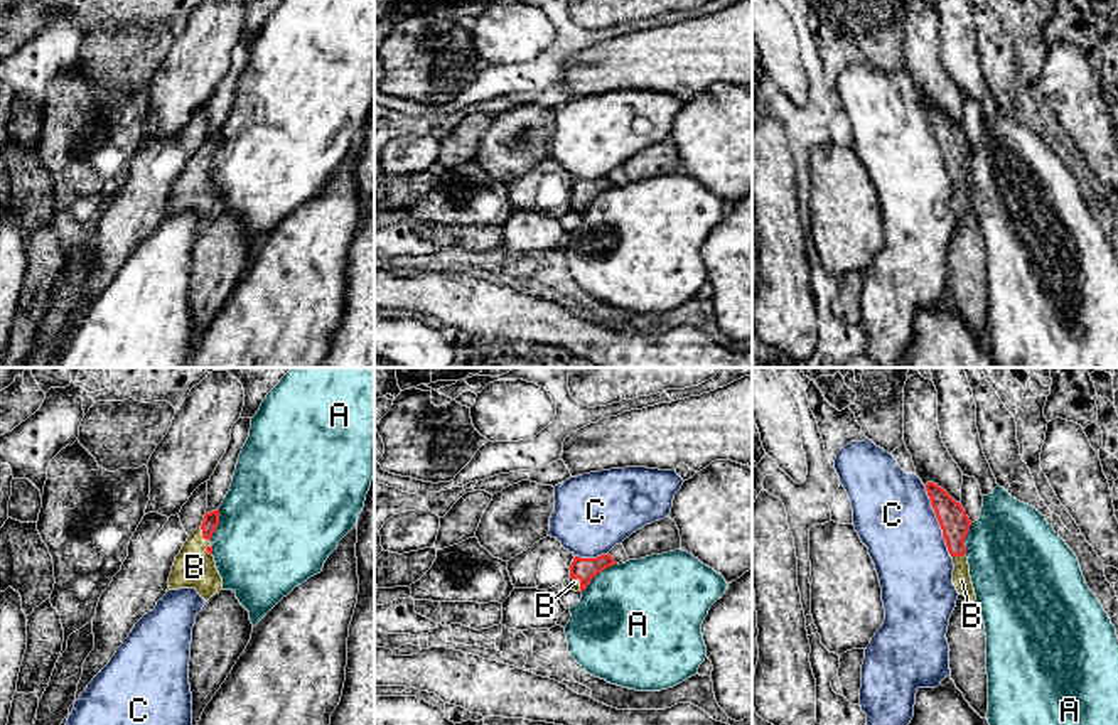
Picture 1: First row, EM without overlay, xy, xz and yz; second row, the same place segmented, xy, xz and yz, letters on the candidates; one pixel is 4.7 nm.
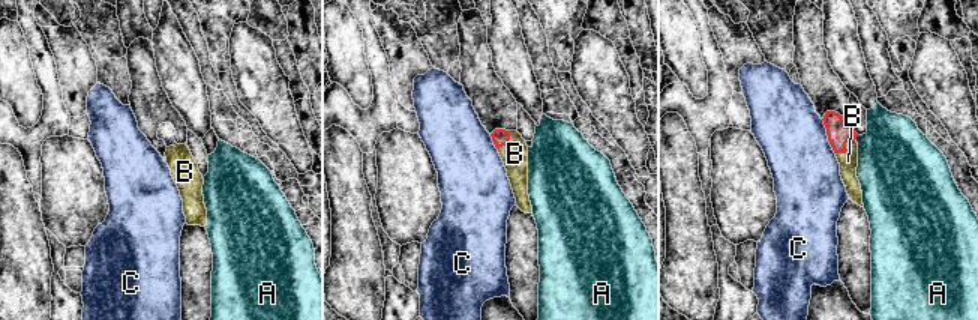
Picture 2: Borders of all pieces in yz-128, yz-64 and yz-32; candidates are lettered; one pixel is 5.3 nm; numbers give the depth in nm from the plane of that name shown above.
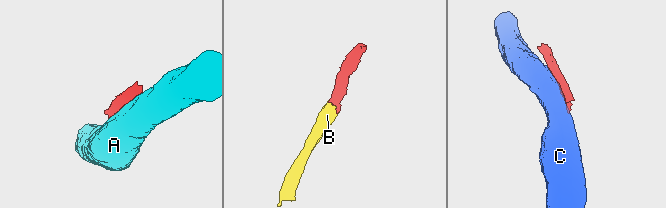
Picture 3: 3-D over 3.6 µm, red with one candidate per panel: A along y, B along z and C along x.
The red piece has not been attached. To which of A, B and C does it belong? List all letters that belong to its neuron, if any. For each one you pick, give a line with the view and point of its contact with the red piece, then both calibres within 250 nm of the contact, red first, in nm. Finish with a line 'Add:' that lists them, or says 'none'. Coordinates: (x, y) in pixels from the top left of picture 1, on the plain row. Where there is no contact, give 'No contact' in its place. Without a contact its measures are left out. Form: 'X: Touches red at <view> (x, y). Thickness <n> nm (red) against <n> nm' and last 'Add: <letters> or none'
B: Touches red at xy (203, 157). Thickness 80 nm (red) against 190 nm
Add: B

